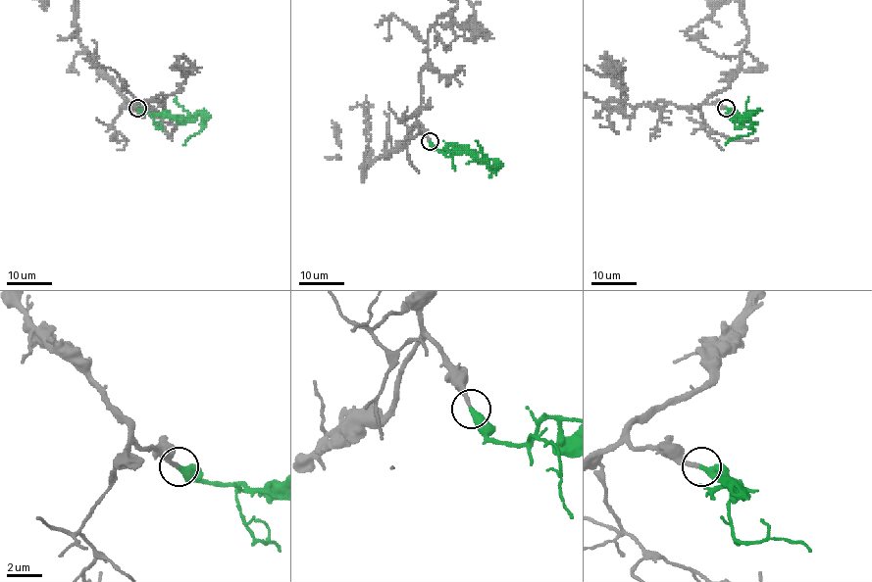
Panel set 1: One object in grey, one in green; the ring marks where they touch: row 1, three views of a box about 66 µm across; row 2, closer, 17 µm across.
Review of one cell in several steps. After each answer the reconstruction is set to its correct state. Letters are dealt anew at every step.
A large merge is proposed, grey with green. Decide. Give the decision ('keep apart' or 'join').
join

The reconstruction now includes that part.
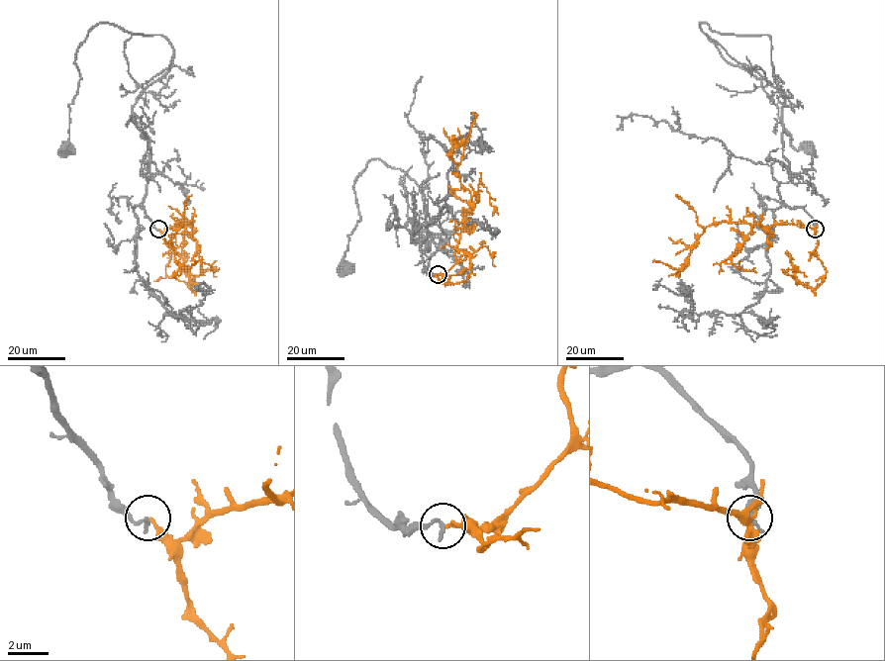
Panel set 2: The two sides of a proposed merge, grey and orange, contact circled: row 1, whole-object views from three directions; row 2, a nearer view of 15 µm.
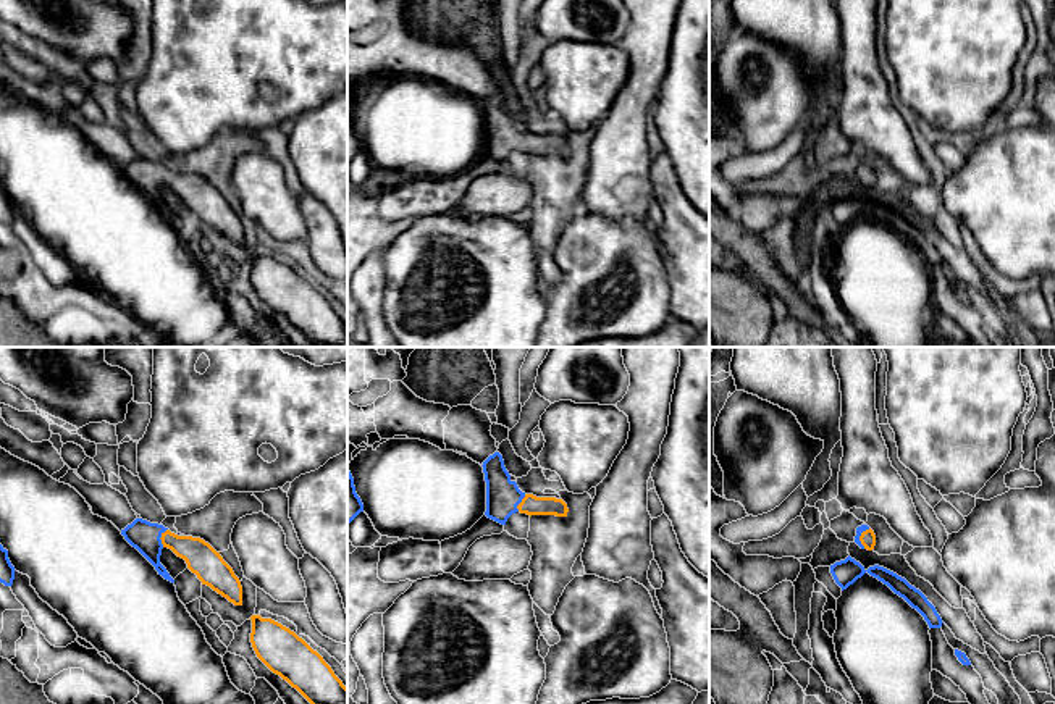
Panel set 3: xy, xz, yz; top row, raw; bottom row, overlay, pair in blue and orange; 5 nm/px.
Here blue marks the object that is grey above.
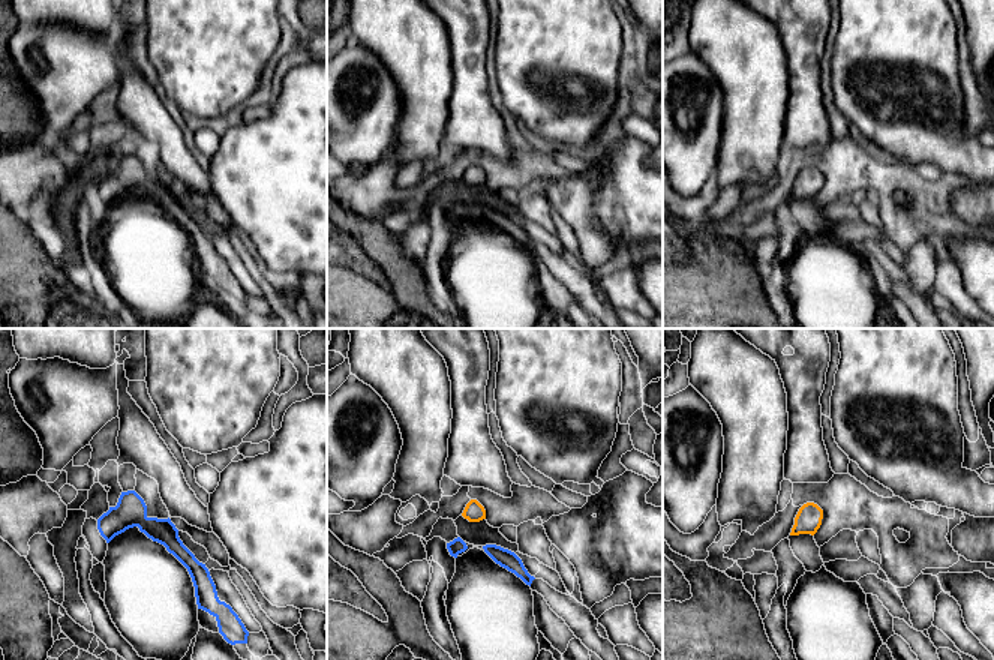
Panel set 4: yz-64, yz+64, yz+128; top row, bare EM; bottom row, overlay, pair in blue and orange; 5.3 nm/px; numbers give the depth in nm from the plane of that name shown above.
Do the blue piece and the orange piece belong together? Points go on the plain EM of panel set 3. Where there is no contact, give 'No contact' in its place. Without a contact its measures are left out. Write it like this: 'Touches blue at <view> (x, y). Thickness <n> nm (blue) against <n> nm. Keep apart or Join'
Touches blue at xy (160, 175). Thickness 150 nm (blue) against 160 nm. Join

